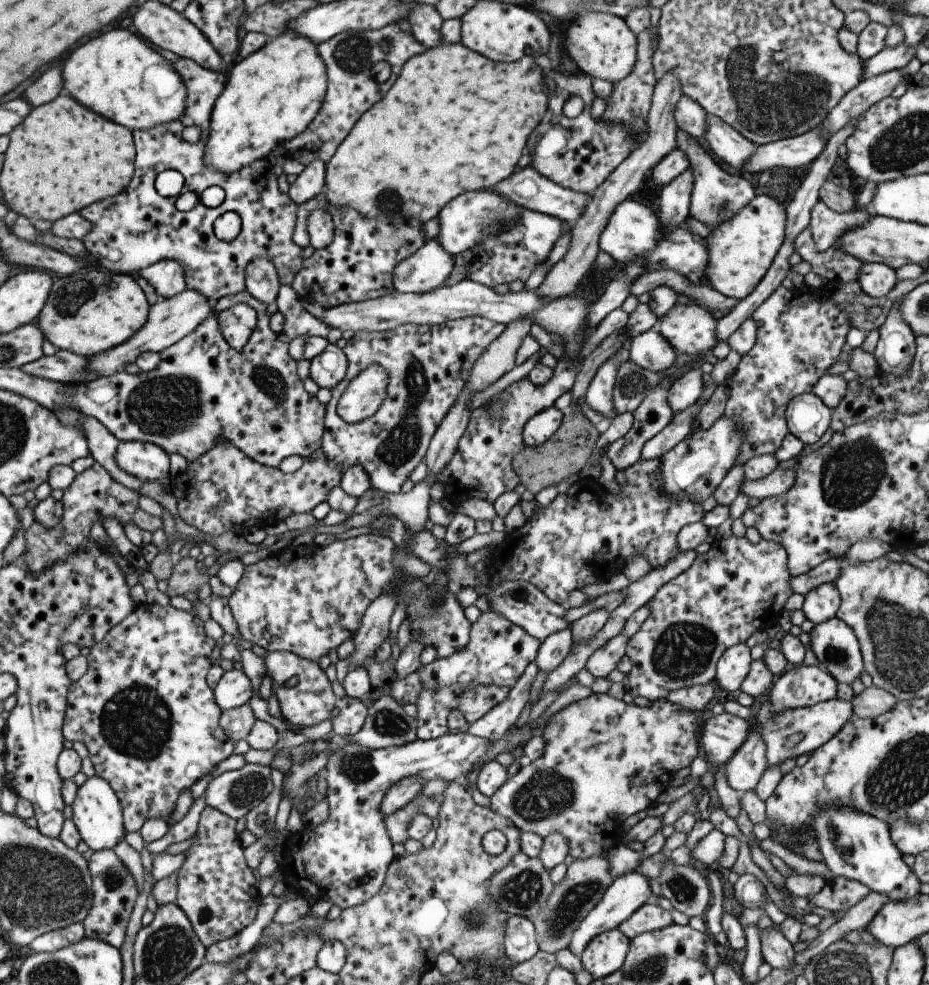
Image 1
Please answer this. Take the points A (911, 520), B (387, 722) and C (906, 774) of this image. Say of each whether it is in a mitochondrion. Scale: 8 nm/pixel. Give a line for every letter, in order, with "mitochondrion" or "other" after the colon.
A: other
B: mitochondrion
C: mitochondrion

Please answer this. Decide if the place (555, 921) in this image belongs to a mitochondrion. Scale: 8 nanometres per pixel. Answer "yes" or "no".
yes

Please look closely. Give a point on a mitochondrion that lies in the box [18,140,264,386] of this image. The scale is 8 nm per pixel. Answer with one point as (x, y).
(69, 300)

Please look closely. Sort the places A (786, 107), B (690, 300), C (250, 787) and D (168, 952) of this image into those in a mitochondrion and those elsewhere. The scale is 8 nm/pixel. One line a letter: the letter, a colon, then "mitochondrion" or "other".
A: mitochondrion
B: other
C: mitochondrion
D: mitochondrion

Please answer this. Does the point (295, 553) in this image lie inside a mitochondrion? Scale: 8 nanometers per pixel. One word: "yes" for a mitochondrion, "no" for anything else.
no

